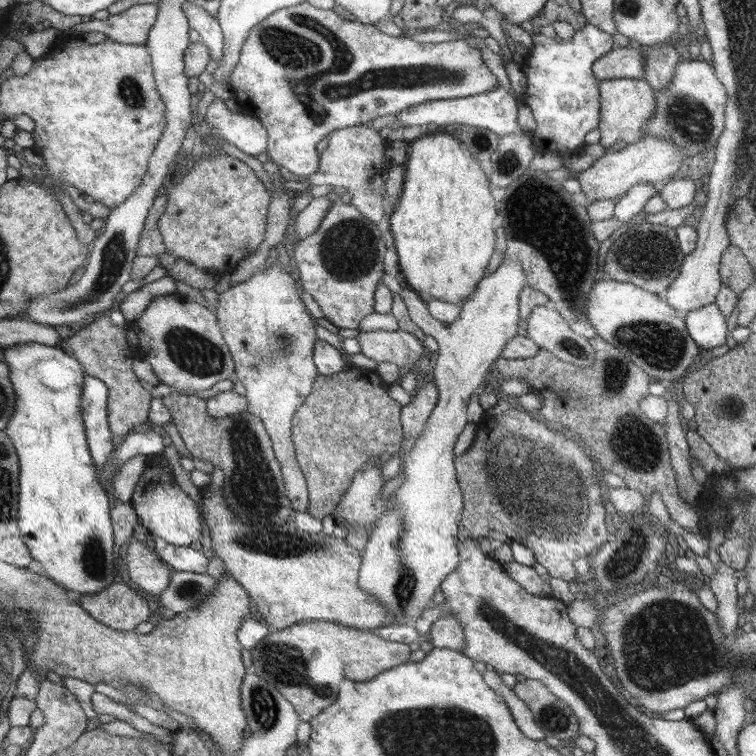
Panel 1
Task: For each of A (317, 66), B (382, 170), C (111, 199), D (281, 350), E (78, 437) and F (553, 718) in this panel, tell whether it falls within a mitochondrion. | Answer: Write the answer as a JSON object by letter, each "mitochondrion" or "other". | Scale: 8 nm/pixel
{"A":"mitochondrion","B":"other","C":"other","D":"mitochondrion","E":"other","F":"mitochondrion"}

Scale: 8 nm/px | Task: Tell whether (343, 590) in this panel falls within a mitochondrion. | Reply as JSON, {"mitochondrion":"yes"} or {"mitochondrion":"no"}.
{"mitochondrion":"no"}

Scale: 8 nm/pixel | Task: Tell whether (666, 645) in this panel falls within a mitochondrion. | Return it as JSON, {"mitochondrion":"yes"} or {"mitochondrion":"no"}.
{"mitochondrion":"yes"}

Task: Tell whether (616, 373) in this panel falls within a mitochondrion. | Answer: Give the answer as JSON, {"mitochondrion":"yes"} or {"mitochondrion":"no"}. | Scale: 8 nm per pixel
{"mitochondrion":"yes"}

